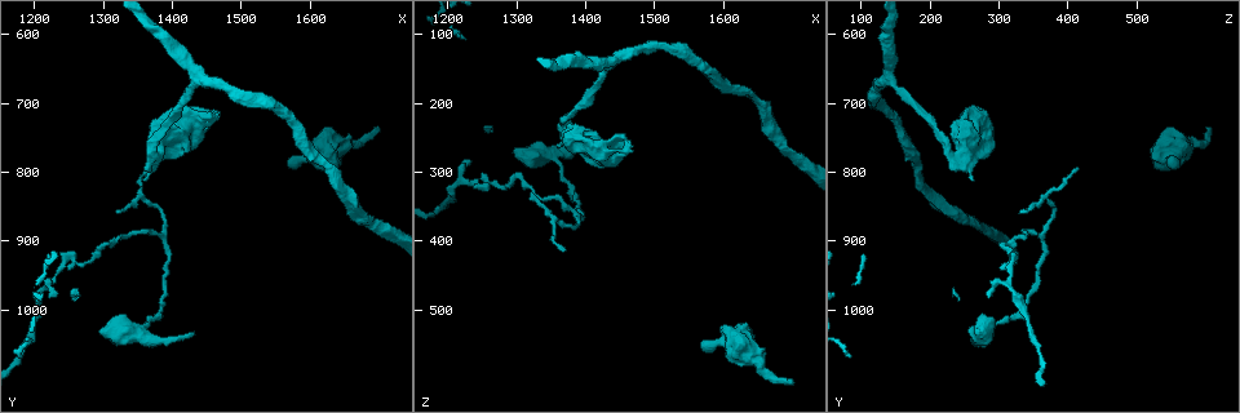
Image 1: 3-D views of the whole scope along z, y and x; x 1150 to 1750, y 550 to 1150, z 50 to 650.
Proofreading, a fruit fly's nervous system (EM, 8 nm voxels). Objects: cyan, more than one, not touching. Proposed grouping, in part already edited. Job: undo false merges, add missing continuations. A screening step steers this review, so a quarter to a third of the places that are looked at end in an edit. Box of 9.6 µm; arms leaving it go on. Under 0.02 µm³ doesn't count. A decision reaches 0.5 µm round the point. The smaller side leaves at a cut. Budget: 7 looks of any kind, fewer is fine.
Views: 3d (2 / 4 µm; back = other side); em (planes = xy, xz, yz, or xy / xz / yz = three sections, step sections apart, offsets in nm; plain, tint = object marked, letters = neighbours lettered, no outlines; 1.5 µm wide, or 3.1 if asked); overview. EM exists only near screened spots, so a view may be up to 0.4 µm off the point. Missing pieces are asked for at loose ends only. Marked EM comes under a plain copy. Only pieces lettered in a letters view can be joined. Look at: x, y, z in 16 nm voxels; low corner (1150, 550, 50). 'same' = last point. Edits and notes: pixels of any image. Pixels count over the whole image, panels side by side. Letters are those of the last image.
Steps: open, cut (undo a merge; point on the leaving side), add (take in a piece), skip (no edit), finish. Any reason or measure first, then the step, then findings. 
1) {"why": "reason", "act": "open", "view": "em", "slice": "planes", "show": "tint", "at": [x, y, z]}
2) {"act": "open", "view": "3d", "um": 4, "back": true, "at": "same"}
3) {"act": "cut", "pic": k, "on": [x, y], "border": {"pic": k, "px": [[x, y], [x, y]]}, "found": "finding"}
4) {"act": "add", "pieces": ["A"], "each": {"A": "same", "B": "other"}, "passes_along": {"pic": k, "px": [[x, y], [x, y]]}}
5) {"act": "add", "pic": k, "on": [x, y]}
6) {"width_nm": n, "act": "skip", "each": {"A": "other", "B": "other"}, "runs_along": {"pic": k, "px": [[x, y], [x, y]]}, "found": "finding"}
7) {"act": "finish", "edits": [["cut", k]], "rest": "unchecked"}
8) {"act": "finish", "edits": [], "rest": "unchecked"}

{"why": "branch stops here", "act": "open", "view": "em", "slice": "xz", "step": 8, "show": "letters", "at": [1700, 735, 605]}

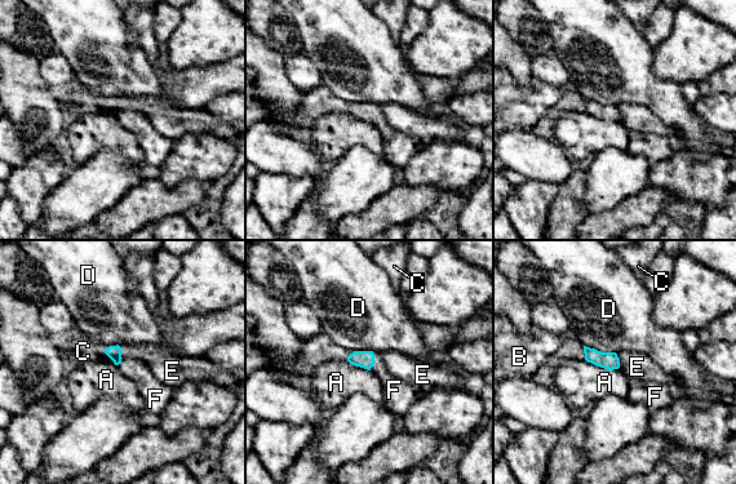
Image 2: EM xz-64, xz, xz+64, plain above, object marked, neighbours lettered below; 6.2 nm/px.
{"act": "open", "view": "em", "slice": "planes", "show": "letters", "at": "same"}

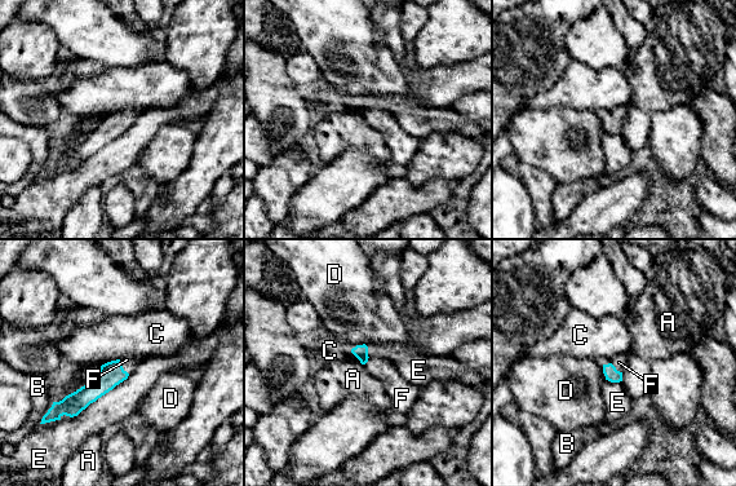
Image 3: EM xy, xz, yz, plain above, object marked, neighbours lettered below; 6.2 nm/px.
{"longest_contact_nm": ["E", 460], "act": "add", "pieces": ["F"], "each": {"A": "other", "B": "other", "C": "other", "D": "other", "E": "other", "F": "same"}, "passes_along": {"pic": 3, "px": [[610, 371], [615, 369], [619, 362]]}, "found": "it goes on there"}

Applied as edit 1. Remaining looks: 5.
{"act": "open", "view": "em", "um": 3.1, "slice": "planes", "show": "tint", "at": [1610, 775, 545]}

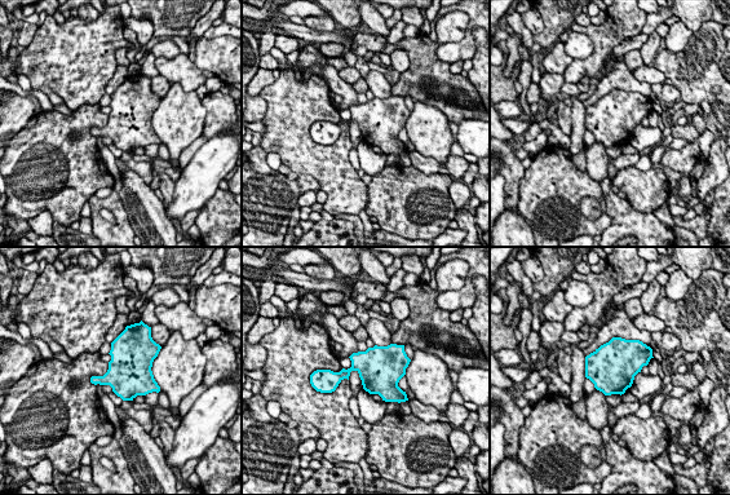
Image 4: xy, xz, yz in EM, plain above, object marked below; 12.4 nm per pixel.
{"act": "open", "view": "em", "um": 3.1, "slice": "planes", "show": "letters", "at": "same"}

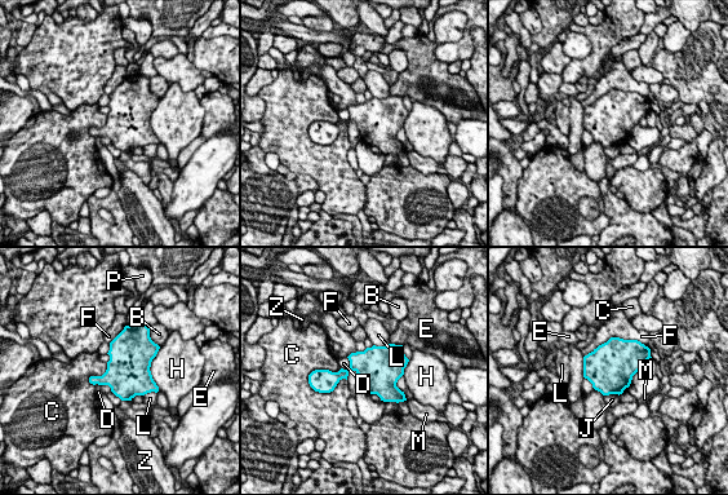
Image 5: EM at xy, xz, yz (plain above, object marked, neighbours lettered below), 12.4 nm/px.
{"act": "skip", "each": {"B": "other", "C": "other", "D": "other", "E": "other", "F": "other", "H": "other", "J": "other", "L": "other", "M": "other", "P": "other", "Z": "other"}, "found": "all the same neuron"}

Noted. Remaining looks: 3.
{"why": "calibre changes", "act": "open", "view": "em", "slice": "yz", "step": 8, "show": "tint", "at": [1435, 740, 280]}

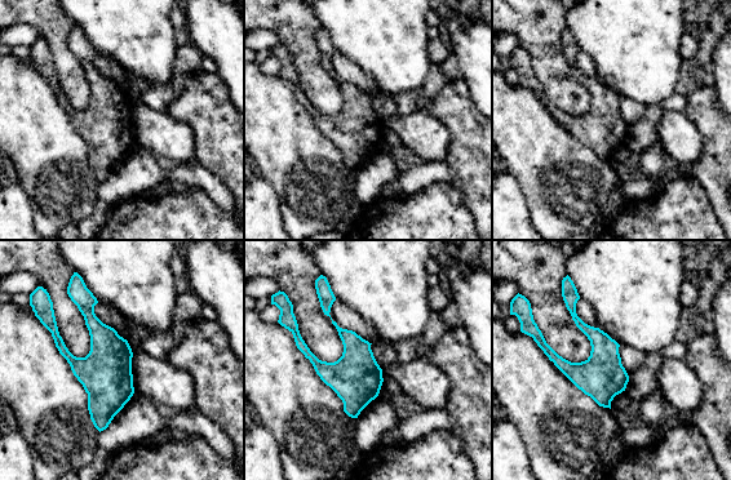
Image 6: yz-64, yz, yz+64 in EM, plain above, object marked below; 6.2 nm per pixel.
{"act": "open", "view": "em", "slice": "planes", "show": "letters", "at": "same"}

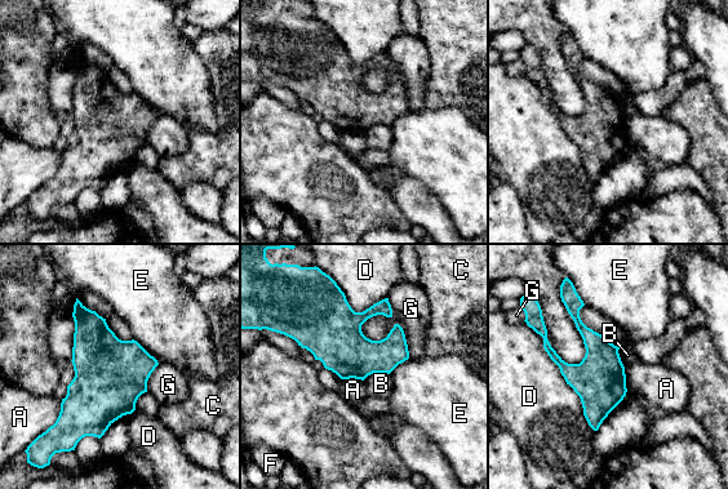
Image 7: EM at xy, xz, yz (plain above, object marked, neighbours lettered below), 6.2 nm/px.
{"act": "skip", "each": {"A": "other", "B": "other", "C": "other", "D": "other", "E": "other", "F": "other", "G": "other"}, "found": "one neuron here"}

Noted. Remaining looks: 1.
{"act": "finish", "edits": [["add", 3]], "rest": "unchecked"}

